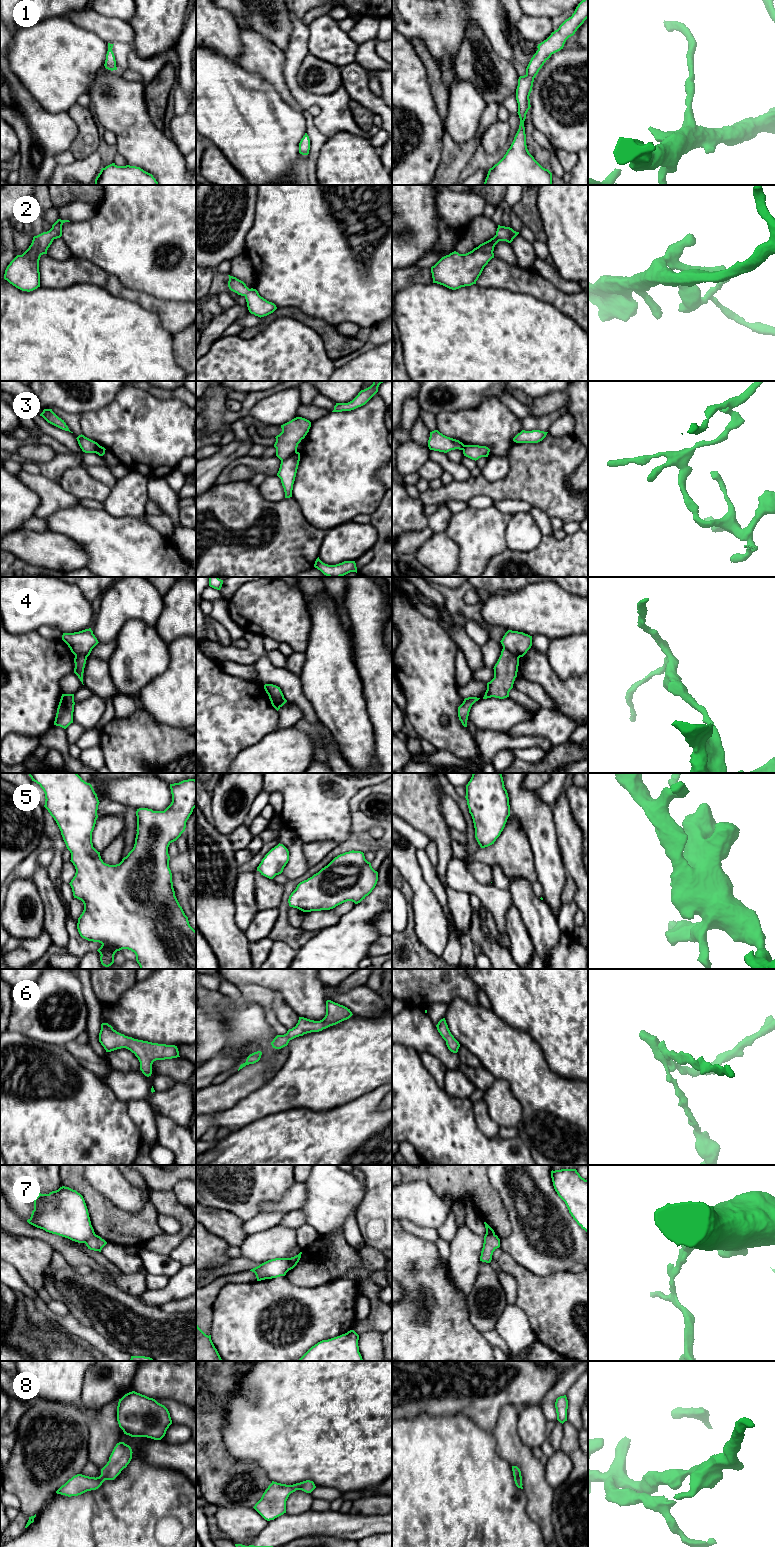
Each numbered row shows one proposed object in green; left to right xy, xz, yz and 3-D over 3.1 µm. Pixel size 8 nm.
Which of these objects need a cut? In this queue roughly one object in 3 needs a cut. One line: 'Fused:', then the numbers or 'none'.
Fused: 3, 4, 7

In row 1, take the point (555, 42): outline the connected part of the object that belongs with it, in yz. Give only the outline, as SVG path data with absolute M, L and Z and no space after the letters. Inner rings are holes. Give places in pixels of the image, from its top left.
M582 0L572 16L538 44L538 50L531 58L526 74L518 79L516 100L519 129L504 157L489 169L484 185L552 185L552 173L543 168L527 149L524 121L531 107L529 96L534 78L544 63L552 54L563 49L566 40L575 34L587 18L588 0Z

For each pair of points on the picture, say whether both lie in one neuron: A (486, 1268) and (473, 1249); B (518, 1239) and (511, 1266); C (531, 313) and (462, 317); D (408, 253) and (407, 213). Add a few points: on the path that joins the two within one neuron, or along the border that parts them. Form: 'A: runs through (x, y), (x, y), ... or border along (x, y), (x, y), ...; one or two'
A: border along (480, 1261), (474, 1284); two
B: border along (503, 1251), (533, 1273); two
C: runs through (514, 317), (479, 317); one
D: runs through (410, 243), (417, 236), (417, 232), (409, 223); one

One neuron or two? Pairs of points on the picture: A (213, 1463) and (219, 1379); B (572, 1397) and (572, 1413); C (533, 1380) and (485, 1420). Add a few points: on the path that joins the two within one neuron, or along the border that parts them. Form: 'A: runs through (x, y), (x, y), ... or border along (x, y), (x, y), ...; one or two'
A: runs through (213, 1442), (213, 1415), (219, 1400); one
B: runs through (572, 1401), (572, 1409); one
C: runs through (520, 1382), (517, 1382), (492, 1407); one

